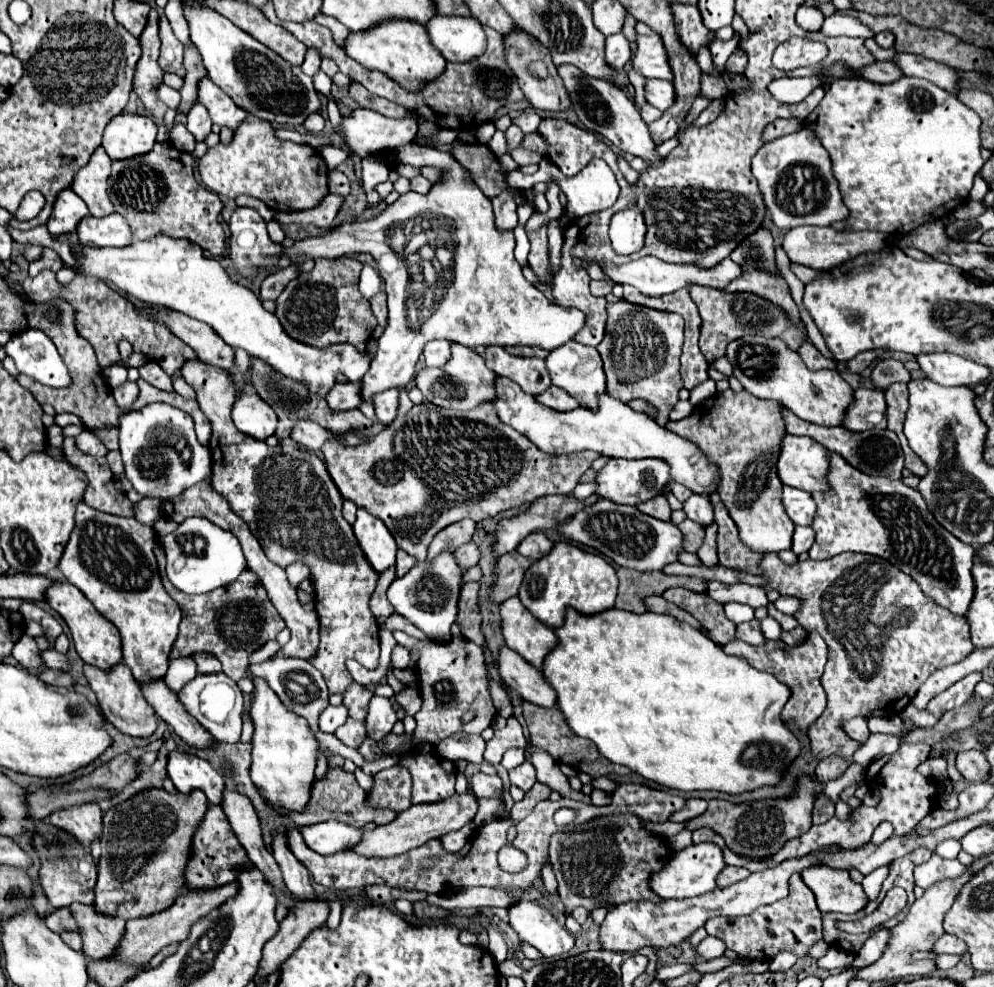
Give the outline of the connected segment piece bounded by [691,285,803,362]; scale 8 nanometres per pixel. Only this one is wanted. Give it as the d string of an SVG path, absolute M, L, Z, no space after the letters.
M694 285L691 288L691 298L699 308L699 314L703 318L701 324L701 338L699 338L699 350L703 356L711 362L719 356L725 356L725 346L729 340L735 340L737 336L745 334L759 334L765 338L781 338L791 350L797 350L803 342L803 332L789 324L787 316L781 314L781 308L775 304L769 304L767 300L761 300L753 294L727 294L714 288Z

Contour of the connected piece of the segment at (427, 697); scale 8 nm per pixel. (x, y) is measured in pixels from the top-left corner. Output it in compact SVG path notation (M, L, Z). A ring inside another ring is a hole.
M394 631L393 636L399 646L405 646L409 652L419 654L417 678L423 706L417 712L417 728L413 732L415 740L439 744L441 740L457 732L481 734L487 726L491 726L497 708L491 700L483 650L477 644L463 640L463 636L453 636L453 640L447 644L439 644L433 640L415 640L402 631ZM465 712L475 712L475 718L471 722L463 722L461 716Z

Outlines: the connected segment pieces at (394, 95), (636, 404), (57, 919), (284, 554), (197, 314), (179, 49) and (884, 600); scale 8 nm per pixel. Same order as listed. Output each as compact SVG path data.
M271 2L261 12L269 20L275 20L275 24L281 24L283 28L287 28L307 48L317 50L321 58L323 56L331 58L339 66L339 70L343 74L347 74L353 80L361 82L371 94L383 96L387 100L391 100L391 102L407 108L419 120L433 122L439 128L449 128L449 130L457 130L457 132L461 132L461 130L475 130L481 124L491 122L495 118L497 110L503 108L505 104L509 104L509 102L521 102L525 98L523 92L519 90L517 82L513 80L513 74L507 70L507 66L503 62L503 36L499 32L495 32L493 28L489 28L489 26L483 26L485 36L487 36L487 50L485 50L485 54L481 54L479 58L469 60L469 62L447 62L445 72L441 76L437 76L431 82L423 84L423 88L419 88L419 90L407 90L407 88L403 88L401 84L397 84L395 80L391 80L387 74L383 74L379 70L361 68L361 64L357 64L355 60L351 60L345 54L345 50L335 44L335 40L331 36L331 30L325 28L325 26L321 26L321 24L317 24L315 20L301 22L301 24L281 22L281 20L277 20Z
M637 398L637 400L631 400L629 402L629 408L633 408L633 410L637 410L637 412L645 412L645 414L649 414L649 416L657 416L657 408L653 408L653 404L649 404L647 400L641 400L641 398Z
M57 908L53 910L51 914L47 914L47 926L53 930L53 932L63 932L63 930L79 930L69 908Z
M189 360L181 368L181 376L197 392L199 408L213 426L213 434L209 440L213 488L221 492L227 498L233 512L237 512L247 522L247 526L251 528L255 538L261 542L261 548L265 550L271 562L275 562L281 568L287 568L295 560L305 562L309 566L311 582L315 588L313 602L319 614L319 626L321 626L321 642L319 642L315 656L311 656L309 662L323 674L329 694L343 694L353 684L353 678L345 666L347 660L357 660L365 668L377 668L379 624L373 612L369 610L369 596L375 590L379 572L373 570L373 566L365 558L353 534L353 526L343 518L343 498L333 478L329 476L325 462L319 456L307 450L295 448L291 444L279 444L271 448L265 442L253 440L253 436L245 436L243 432L239 432L231 420L231 406L233 406L233 400L237 398L237 390L225 370L207 366L199 360Z
M157 234L149 240L137 240L137 242L131 242L129 246L123 246L123 248L95 248L95 246L89 248L85 244L79 244L79 252L81 254L73 254L73 258L77 262L77 266L73 270L77 274L93 276L93 278L99 278L99 280L109 280L129 298L135 298L135 300L145 302L145 304L165 306L165 308L183 312L183 314L187 314L195 320L201 320L201 322L209 324L229 346L243 348L245 352L249 352L249 356L267 362L271 368L275 368L283 376L301 382L311 392L317 392L323 398L335 386L339 374L347 376L347 382L359 382L363 378L363 374L367 372L367 366L369 366L369 360L371 360L369 358L371 356L369 348L359 352L353 344L347 344L347 342L345 344L331 344L327 348L317 348L317 346L309 346L309 344L303 344L303 342L291 338L283 330L277 316L273 316L273 312L267 312L261 306L261 302L253 294L253 290L233 282L215 258L207 258L203 248L193 244L187 238L171 238L167 234Z
M165 16L159 18L161 26L161 56L159 56L159 66L163 72L173 72L177 76L185 76L185 66L183 66L183 44L175 38L171 24Z
M843 552L829 560L805 560L787 566L777 554L765 554L761 558L761 578L767 582L761 586L765 592L777 590L783 596L801 598L801 608L795 612L797 622L807 632L817 632L829 646L829 662L825 666L821 684L827 692L827 708L809 728L809 746L817 762L839 756L853 762L853 754L859 750L861 742L849 738L843 724L855 716L895 716L909 700L915 696L919 686L939 668L961 662L973 644L969 640L969 624L963 616L955 616L947 608L939 606L935 600L921 592L919 584L903 574L897 566L871 554Z

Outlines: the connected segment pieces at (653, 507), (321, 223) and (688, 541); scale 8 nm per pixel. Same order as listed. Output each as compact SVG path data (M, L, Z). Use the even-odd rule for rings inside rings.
M657 496L653 500L647 500L647 502L641 502L637 504L637 508L653 518L659 518L659 520L669 520L671 516L671 508L667 504L667 498L665 496Z
M327 194L325 200L317 208L298 212L277 211L273 219L282 225L299 222L299 224L315 224L319 228L329 228L329 226L333 226L333 220L335 220L341 204L343 204L341 196Z
M685 518L679 524L683 536L685 536L685 550L687 552L697 552L703 546L703 538L705 538L705 528L701 528L701 524Z

